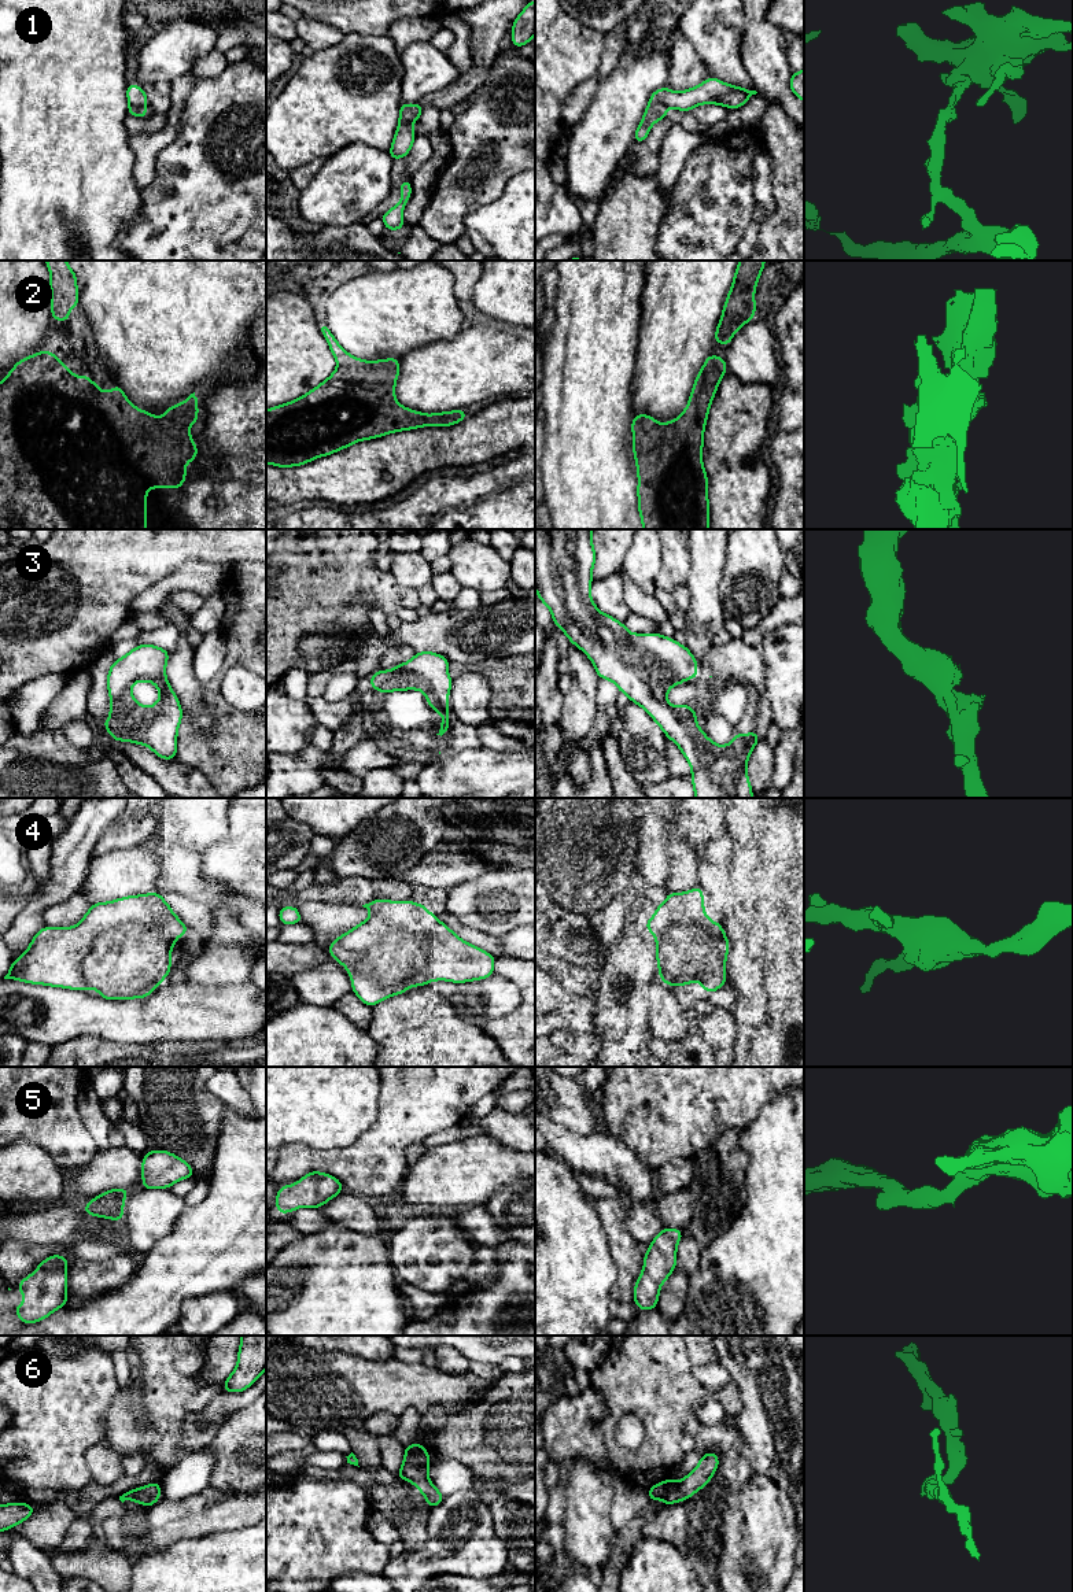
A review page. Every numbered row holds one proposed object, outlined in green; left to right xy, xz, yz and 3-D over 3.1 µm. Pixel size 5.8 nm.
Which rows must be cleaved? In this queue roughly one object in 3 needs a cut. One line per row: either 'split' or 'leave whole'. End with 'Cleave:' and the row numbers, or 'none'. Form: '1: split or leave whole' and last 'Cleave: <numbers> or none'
1: split
2: leave whole
3: leave whole
4: leave whole
5: leave whole
6: leave whole
Cleave: 1

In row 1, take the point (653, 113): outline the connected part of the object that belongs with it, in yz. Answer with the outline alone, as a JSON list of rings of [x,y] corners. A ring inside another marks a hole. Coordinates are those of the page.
[[[648,104],[642,121],[634,133],[634,143],[644,143],[652,125],[664,118],[667,118],[667,106]]]

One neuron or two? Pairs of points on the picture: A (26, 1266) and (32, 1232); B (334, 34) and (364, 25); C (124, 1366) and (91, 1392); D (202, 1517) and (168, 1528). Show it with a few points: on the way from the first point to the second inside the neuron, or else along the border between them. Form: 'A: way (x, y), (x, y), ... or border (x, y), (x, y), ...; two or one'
A: border (14, 1238), (29, 1247); two
B: border (310, 19), (335, 26), (345, 34); two
C: border (102, 1349), (111, 1358), (114, 1377), (120, 1388); two
D: way (194, 1517), (176, 1521); one

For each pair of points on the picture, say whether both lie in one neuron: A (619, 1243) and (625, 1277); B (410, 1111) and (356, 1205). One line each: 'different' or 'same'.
A: same
B: different

